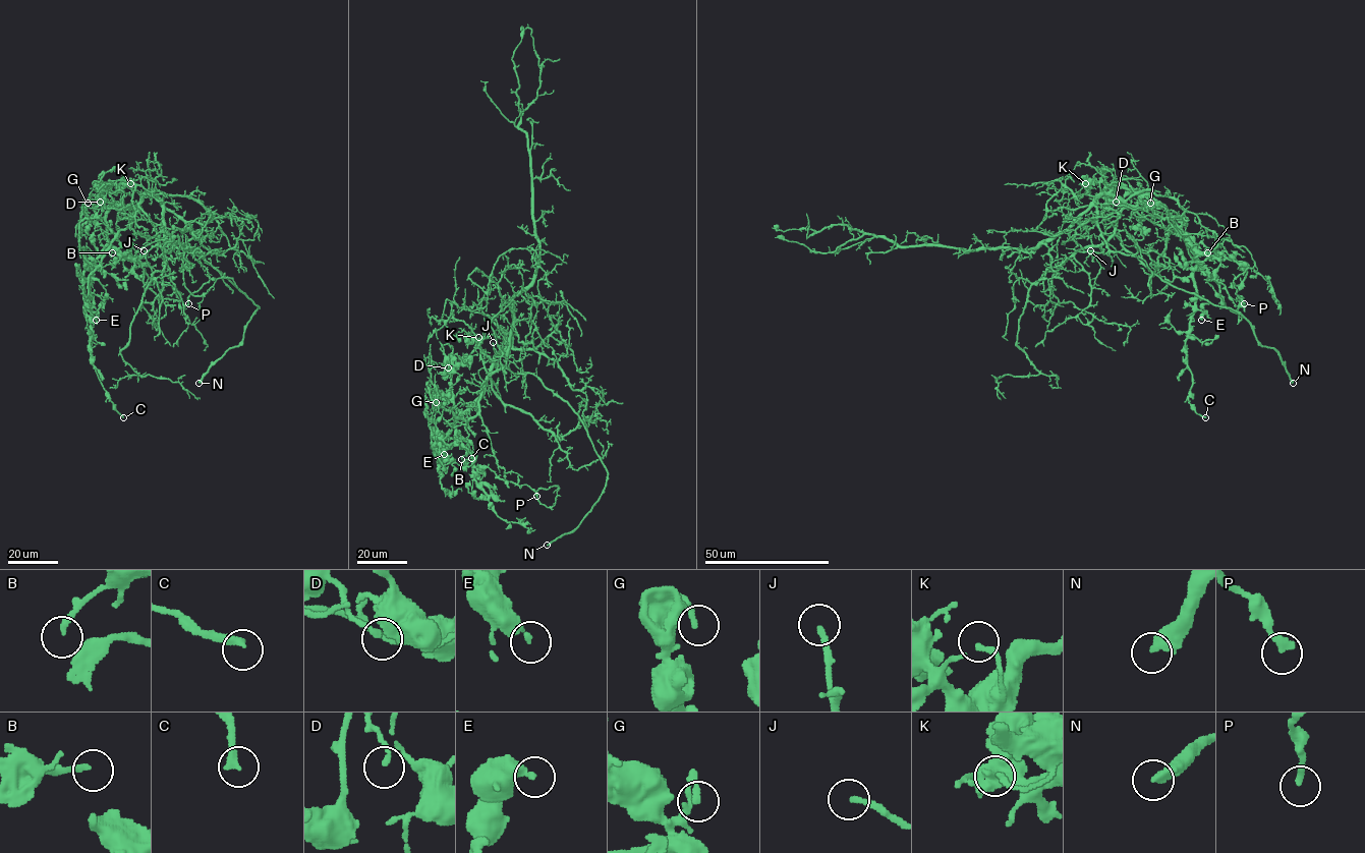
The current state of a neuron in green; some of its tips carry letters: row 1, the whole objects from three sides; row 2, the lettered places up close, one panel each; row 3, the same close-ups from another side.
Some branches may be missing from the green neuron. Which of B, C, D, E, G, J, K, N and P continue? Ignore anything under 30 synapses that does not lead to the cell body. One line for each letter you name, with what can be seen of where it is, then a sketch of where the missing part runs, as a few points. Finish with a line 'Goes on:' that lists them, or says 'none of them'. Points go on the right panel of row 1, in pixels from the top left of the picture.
J: Place: (1090, 250). Course of what is missing: (1090, 250), (1081, 250), (1051, 276), (1043, 278), (1041, 272)
N: Place: (1293, 383)
Goes on: J, N

